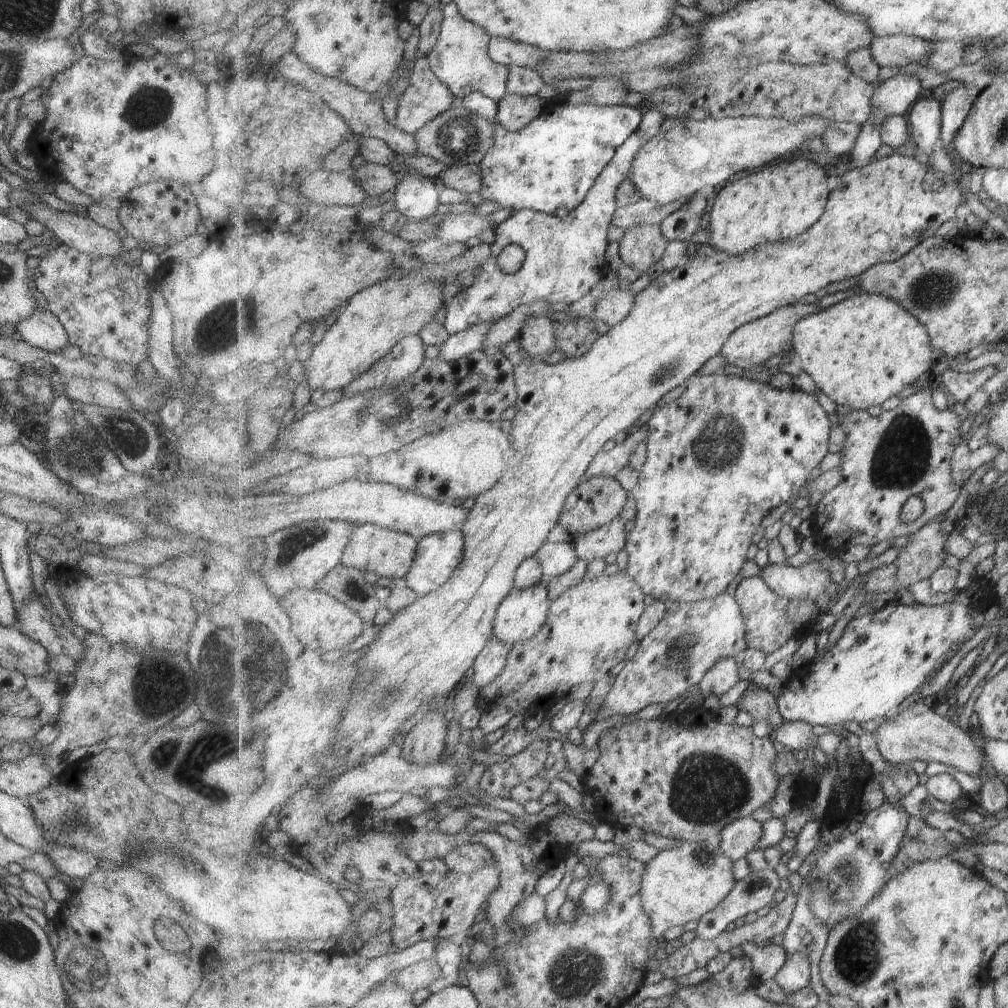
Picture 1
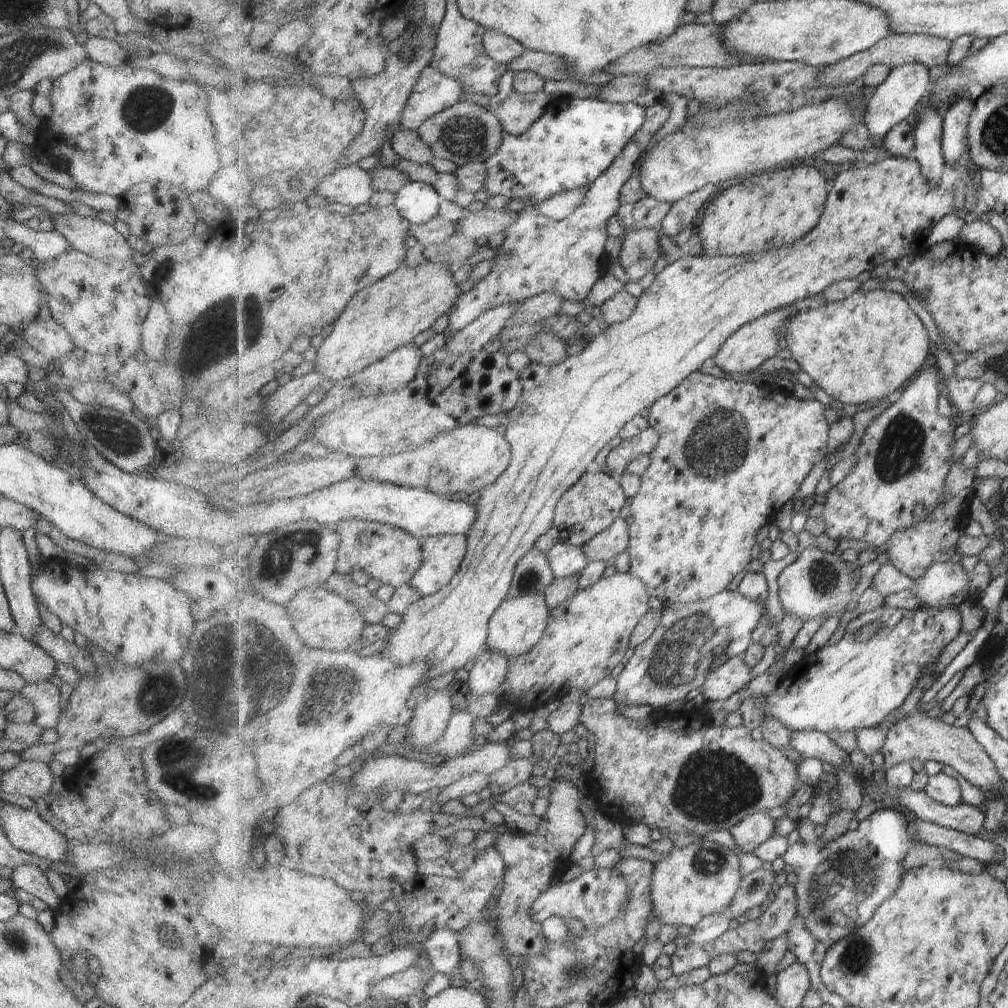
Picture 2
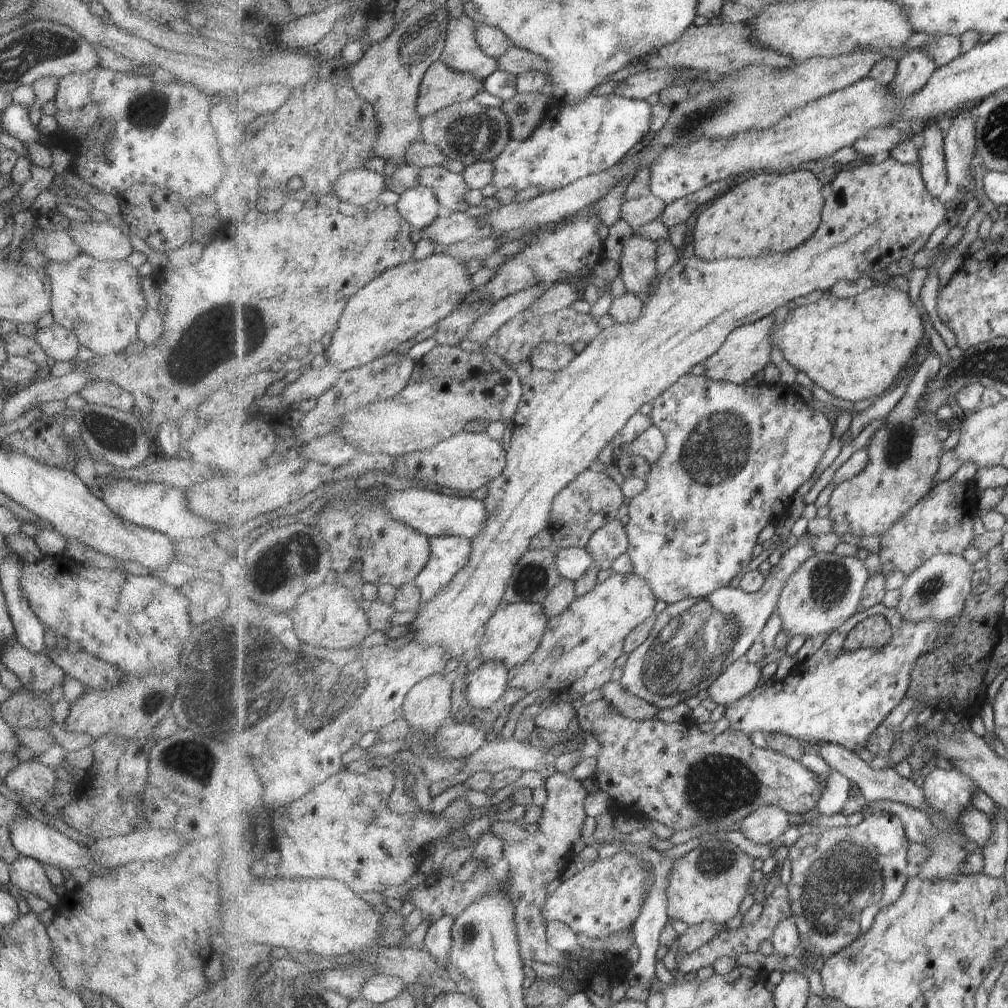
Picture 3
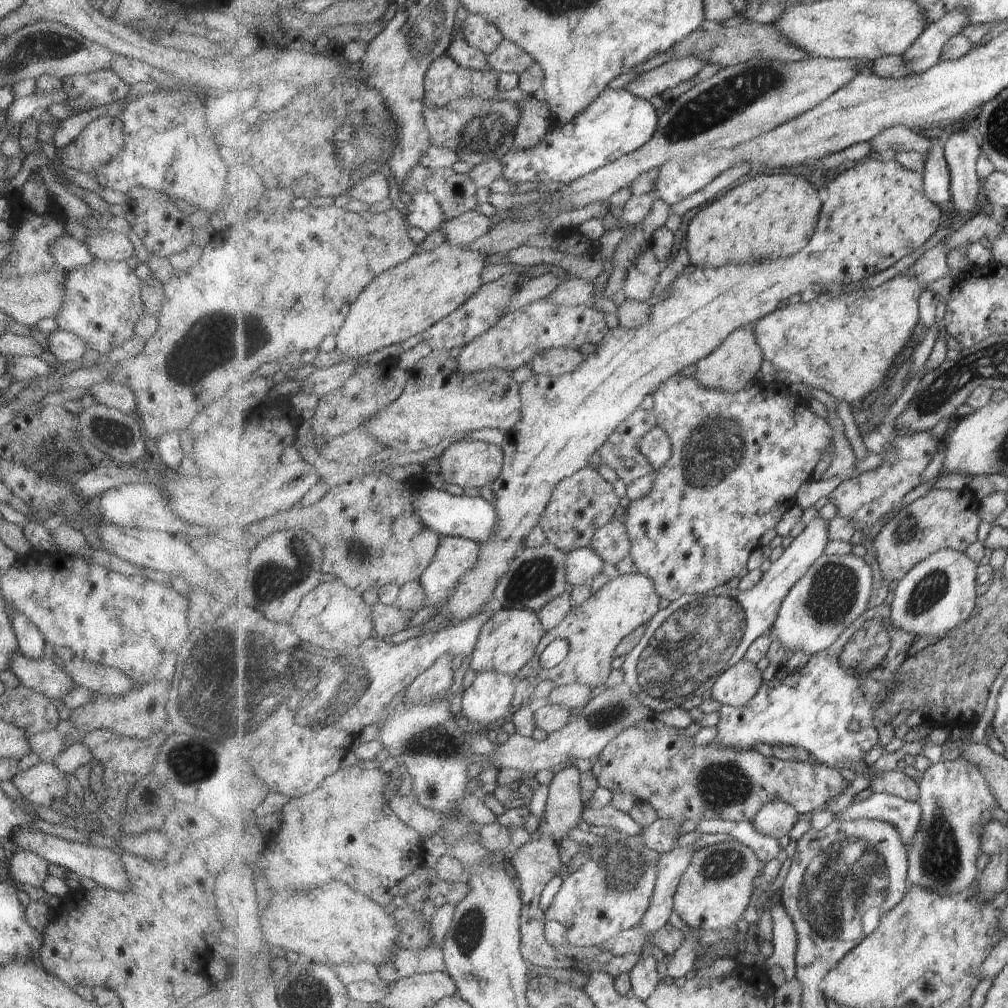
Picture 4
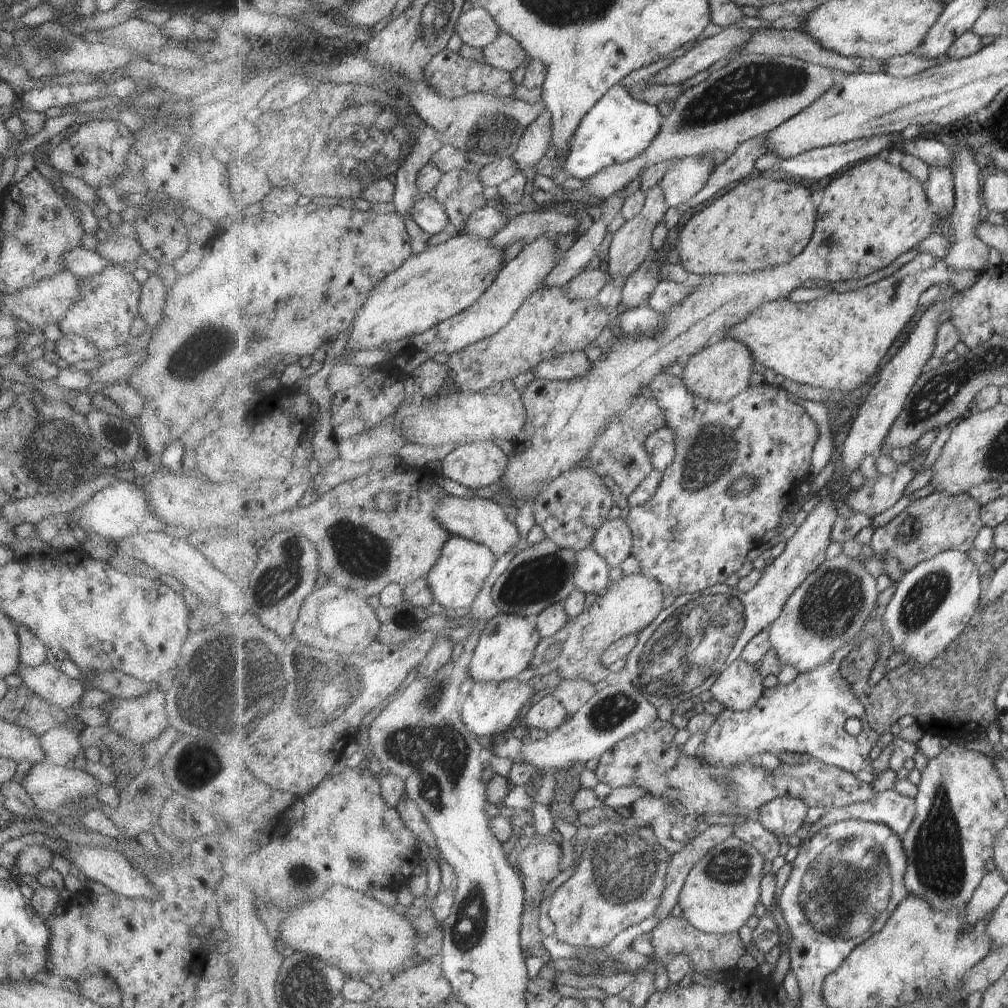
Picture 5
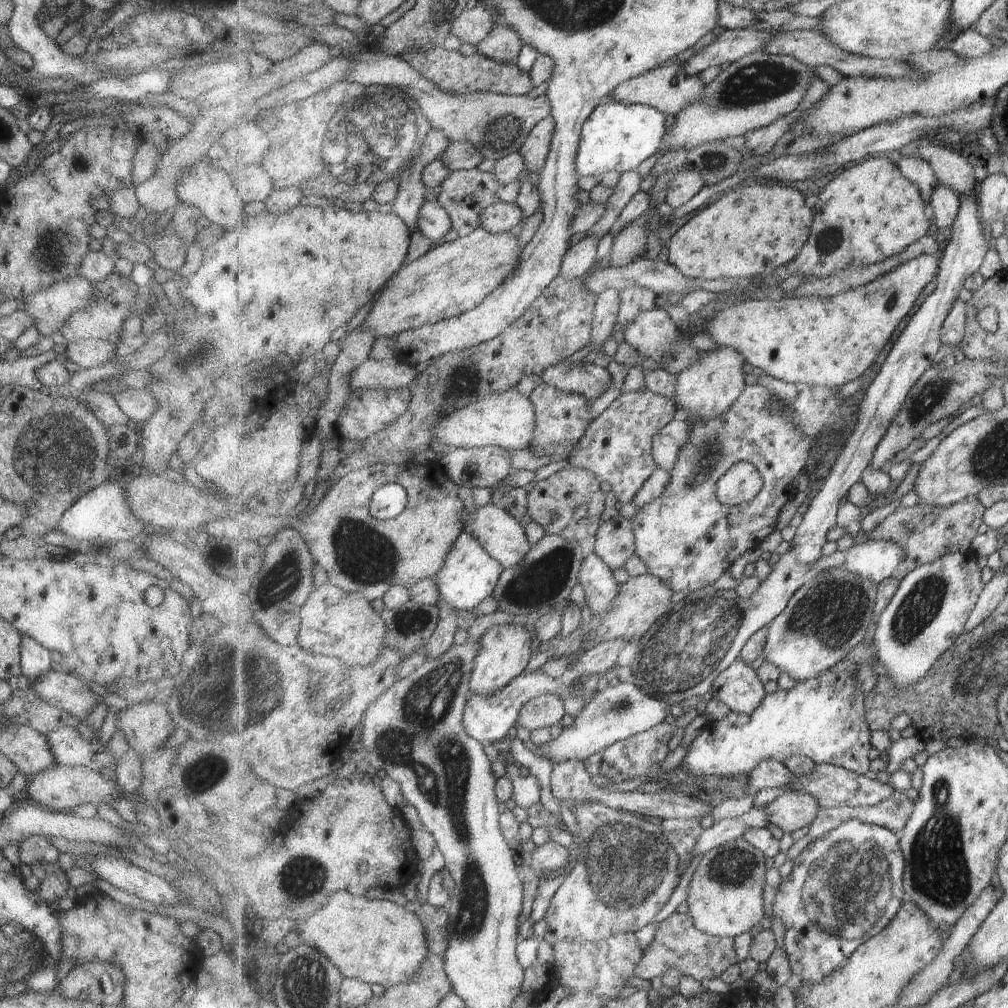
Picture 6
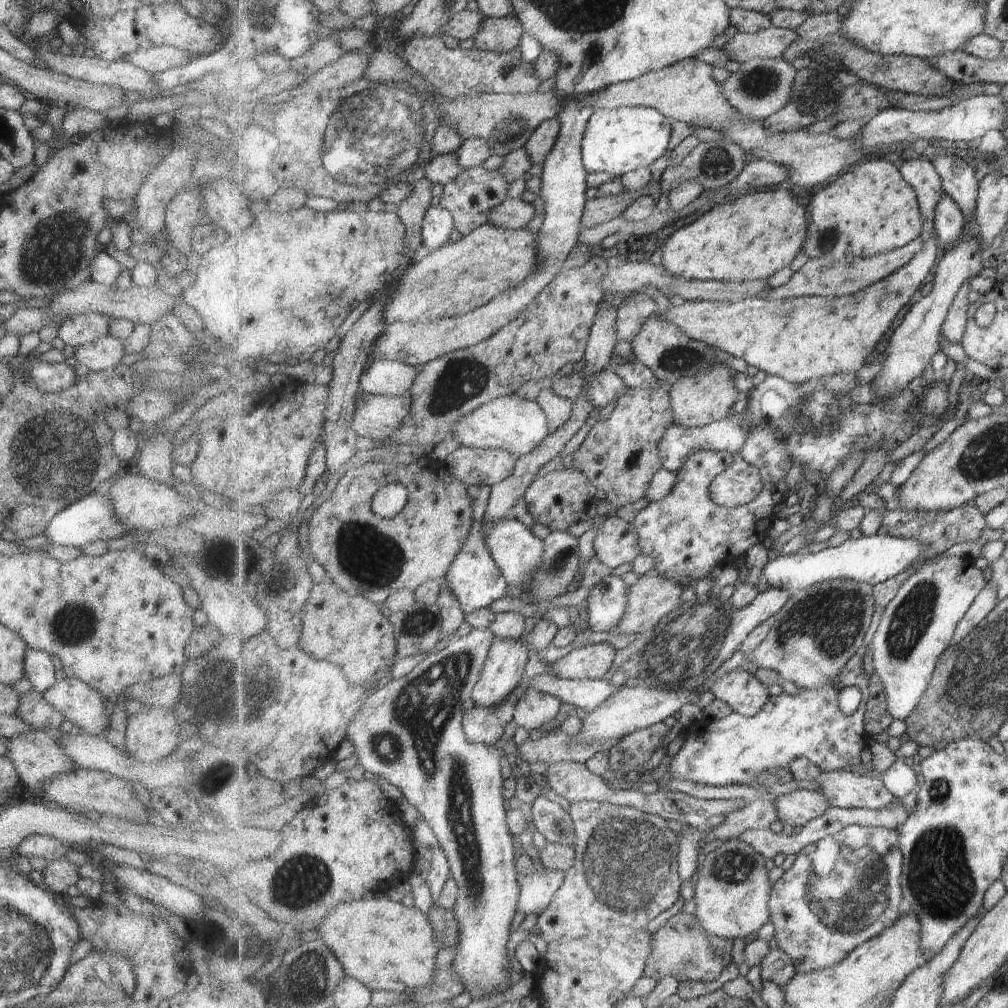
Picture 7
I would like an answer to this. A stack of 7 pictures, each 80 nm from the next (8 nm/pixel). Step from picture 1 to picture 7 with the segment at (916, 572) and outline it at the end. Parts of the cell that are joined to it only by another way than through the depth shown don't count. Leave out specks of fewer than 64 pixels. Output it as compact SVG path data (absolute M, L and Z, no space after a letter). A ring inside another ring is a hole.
M859 492L854 496L854 505L866 507L868 510L877 509L882 514L880 522L881 530L893 537L901 537L915 539L921 541L924 546L929 549L925 555L921 555L918 561L913 561L906 566L905 574L911 576L915 571L918 571L925 560L929 558L937 558L937 555L951 548L953 544L961 544L961 542L975 542L975 540L983 541L989 537L988 522L986 515L979 510L975 501L967 501L963 506L958 506L956 509L948 511L917 511L903 512L903 510L887 510L884 508L882 499L877 494L866 494Z

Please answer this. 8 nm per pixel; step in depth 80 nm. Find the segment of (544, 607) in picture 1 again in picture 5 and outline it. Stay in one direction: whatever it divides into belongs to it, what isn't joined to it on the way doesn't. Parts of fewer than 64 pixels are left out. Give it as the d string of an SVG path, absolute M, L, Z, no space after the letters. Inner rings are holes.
M499 613L486 622L474 648L470 675L475 683L500 683L516 678L532 664L542 636L526 616Z

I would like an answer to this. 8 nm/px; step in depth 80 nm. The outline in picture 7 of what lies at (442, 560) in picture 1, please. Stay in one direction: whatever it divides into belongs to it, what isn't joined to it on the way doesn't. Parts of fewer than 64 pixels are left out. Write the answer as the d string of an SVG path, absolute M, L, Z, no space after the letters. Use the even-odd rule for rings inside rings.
M470 484L467 486L467 496L469 496L471 508L473 508L473 524L471 524L471 530L469 530L468 541L465 542L460 554L453 561L452 568L448 570L448 573L442 580L442 583L446 584L450 591L457 597L465 614L491 606L497 598L503 598L508 589L507 579L504 577L500 566L485 544L483 536L481 536L481 530L484 524L483 515L489 501L489 493L490 489L485 485L475 486L474 484Z

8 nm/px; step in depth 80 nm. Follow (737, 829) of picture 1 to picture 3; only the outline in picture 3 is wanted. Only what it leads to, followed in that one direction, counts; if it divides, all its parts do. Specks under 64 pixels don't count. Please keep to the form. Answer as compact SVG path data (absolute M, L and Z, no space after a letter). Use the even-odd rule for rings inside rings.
M766 806L745 817L740 823L740 832L748 840L757 844L775 842L787 828L787 813L778 806Z

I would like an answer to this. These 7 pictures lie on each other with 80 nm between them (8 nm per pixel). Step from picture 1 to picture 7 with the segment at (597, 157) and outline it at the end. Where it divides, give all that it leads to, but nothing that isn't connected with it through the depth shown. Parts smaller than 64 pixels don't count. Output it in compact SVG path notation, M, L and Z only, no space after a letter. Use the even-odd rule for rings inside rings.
M646 106L596 110L589 119L582 142L585 168L589 173L608 172L620 178L629 171L653 164L667 152L670 123L661 111Z

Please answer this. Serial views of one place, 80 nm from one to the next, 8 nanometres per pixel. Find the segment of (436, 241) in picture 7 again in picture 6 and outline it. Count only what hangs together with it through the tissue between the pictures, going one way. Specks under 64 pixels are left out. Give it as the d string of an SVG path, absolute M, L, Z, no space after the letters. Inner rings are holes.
M431 198L420 208L418 228L432 243L439 242L449 230L452 220L437 198Z

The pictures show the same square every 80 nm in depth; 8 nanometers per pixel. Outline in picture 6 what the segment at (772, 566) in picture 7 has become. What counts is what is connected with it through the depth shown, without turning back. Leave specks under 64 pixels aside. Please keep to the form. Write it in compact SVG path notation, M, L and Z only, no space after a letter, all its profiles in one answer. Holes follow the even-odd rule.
M871 541L853 545L846 551L835 551L833 556L823 557L814 572L845 567L876 583L892 576L904 559L904 550L893 541Z

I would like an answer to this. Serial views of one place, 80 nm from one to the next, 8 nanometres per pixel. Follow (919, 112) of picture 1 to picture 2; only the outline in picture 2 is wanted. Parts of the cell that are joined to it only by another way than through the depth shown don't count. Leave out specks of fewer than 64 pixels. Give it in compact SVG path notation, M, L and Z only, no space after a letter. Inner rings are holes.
M925 107L919 114L915 131L914 158L920 162L923 174L934 184L941 184L943 170L948 167L942 140L944 119L933 107Z

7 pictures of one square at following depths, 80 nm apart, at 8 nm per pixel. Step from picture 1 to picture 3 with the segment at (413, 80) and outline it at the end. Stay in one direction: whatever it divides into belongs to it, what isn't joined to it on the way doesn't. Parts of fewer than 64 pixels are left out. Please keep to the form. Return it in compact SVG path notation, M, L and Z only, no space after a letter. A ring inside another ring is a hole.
M441 61L434 62L421 83L416 111L424 119L455 103L472 99L480 89L483 90L483 81L479 82L472 74L454 71Z

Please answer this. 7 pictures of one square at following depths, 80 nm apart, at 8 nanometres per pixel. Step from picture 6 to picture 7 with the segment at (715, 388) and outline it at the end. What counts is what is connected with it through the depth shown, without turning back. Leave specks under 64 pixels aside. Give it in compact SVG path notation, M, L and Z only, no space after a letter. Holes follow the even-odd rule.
M721 361L707 373L683 377L672 384L668 391L676 418L675 423L693 428L726 419L732 413L731 408L741 398L741 392L734 379L735 374L736 372L729 368L729 364Z

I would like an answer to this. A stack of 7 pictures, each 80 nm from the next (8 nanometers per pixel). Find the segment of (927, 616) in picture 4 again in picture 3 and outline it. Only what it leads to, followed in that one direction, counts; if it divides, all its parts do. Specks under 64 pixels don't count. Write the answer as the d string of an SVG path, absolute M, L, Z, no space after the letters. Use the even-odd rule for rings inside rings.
M938 554L916 570L901 588L901 598L896 607L906 621L916 623L929 619L947 624L951 618L959 616L959 612L967 606L971 597L971 578L973 563L967 562L962 555Z

